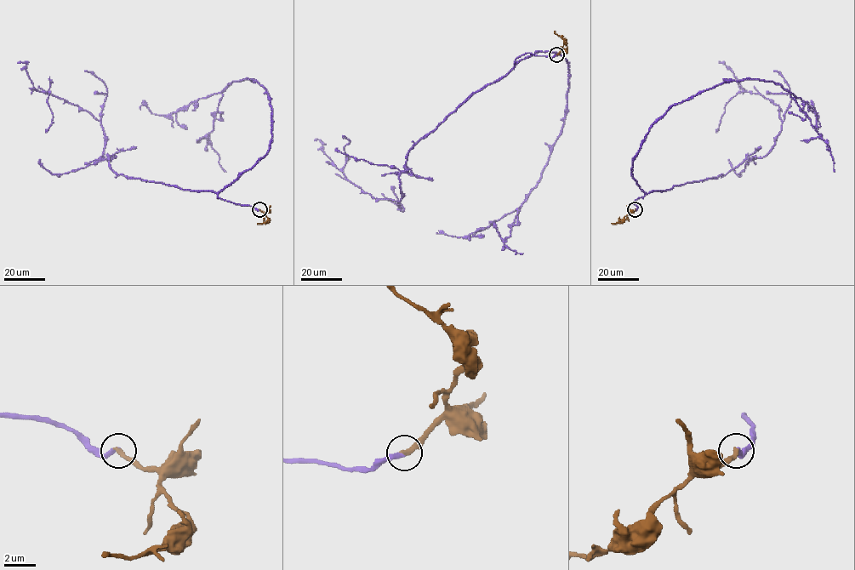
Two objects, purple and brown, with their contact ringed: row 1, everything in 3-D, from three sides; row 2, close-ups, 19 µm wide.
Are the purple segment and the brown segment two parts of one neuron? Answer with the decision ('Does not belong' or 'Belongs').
Belongs

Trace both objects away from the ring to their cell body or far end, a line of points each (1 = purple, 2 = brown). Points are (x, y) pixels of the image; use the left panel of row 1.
1: (260, 209), (218, 196), (263, 156), (271, 138), (270, 98), (247, 78), (222, 92), (208, 135), (225, 172)
2: (260, 209), (268, 219), (265, 223), (257, 223)

